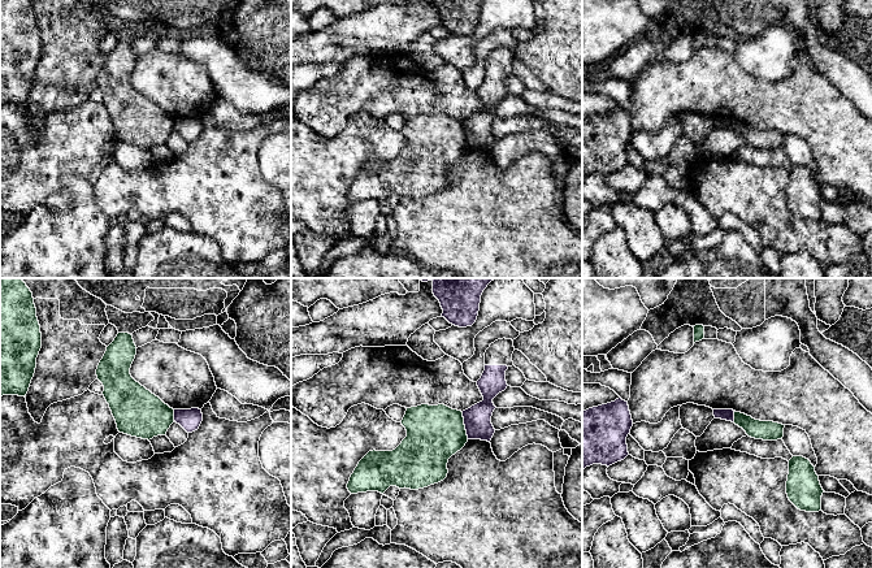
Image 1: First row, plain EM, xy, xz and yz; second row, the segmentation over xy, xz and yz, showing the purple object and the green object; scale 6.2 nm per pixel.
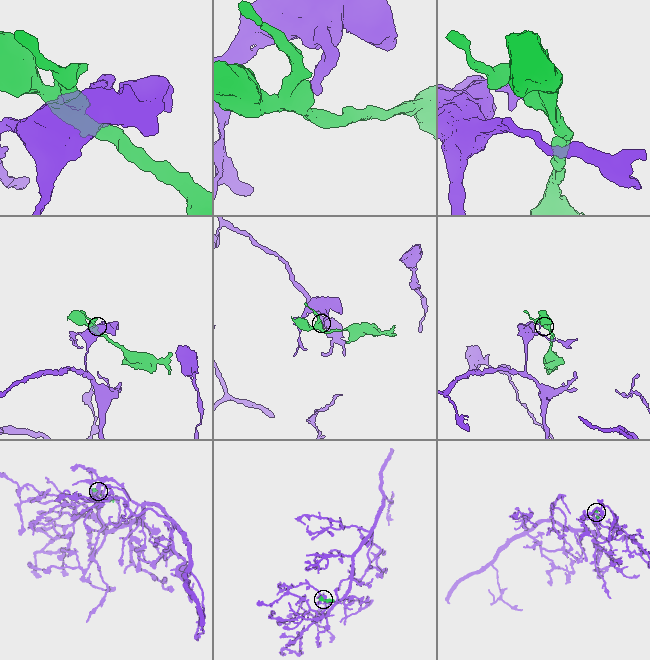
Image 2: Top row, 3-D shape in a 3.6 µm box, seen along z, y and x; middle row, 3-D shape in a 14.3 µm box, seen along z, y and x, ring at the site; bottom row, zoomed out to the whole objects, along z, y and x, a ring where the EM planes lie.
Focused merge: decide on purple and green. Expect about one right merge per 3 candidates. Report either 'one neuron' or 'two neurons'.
two neurons

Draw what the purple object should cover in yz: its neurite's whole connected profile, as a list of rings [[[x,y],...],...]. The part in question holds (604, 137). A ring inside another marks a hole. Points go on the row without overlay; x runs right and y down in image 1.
[[[621,107],[582,120],[582,178],[624,169],[629,164],[626,146],[632,135],[628,110]]]

